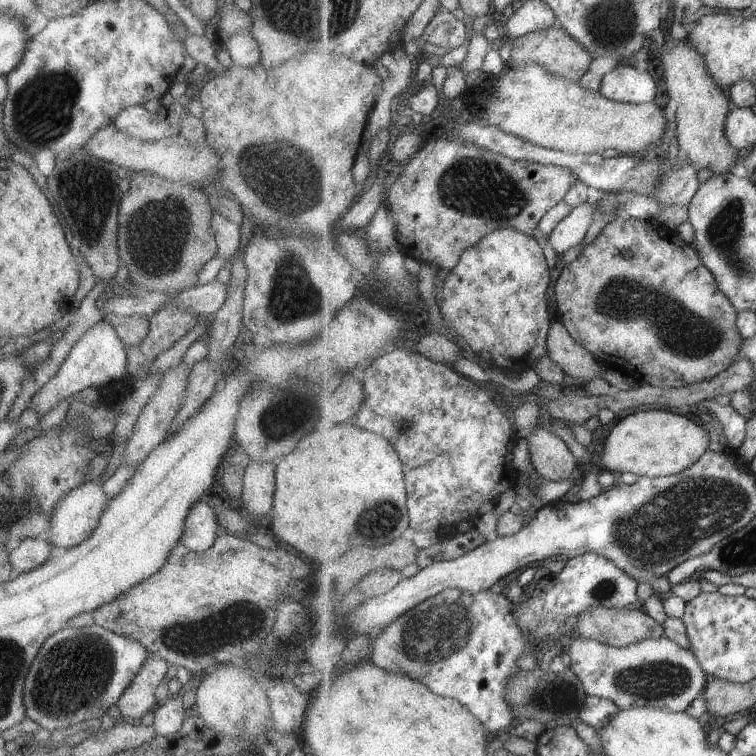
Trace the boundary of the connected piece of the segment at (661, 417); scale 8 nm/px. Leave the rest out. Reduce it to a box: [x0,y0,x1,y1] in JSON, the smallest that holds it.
[599,408,714,477]

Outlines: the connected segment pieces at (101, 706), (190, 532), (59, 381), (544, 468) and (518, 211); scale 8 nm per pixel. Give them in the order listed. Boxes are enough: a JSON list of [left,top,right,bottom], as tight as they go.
[[22,623,152,732],[178,501,219,551],[29,318,129,421],[526,423,578,482],[386,134,578,271]]

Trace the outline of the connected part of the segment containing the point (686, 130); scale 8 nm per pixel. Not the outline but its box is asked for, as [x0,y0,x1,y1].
[662,30,737,175]

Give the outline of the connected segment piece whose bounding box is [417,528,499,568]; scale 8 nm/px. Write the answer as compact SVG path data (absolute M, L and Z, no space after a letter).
M475 528L469 530L464 534L458 534L450 540L438 542L431 548L425 548L419 552L419 565L426 568L435 561L451 561L455 558L464 556L467 552L477 549L482 546L487 540L493 541L497 539L499 534L495 532L493 537L487 539L483 537Z

